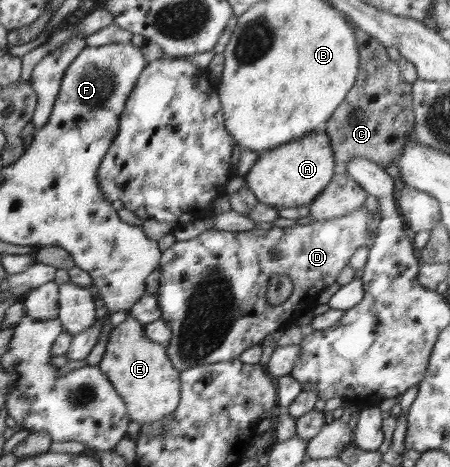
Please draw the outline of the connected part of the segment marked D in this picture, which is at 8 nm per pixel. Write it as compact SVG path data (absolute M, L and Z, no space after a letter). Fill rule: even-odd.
M362 205L360 209L357 209L349 215L344 215L343 217L333 218L330 220L321 220L320 222L314 221L307 225L295 224L295 226L290 226L287 228L279 228L273 226L269 230L264 230L261 228L255 228L253 231L219 231L215 229L209 229L205 232L199 234L199 236L185 241L176 241L176 243L169 247L166 251L162 252L160 257L160 287L158 289L158 299L160 304L160 310L162 311L161 319L171 328L172 336L170 339L170 344L166 347L168 348L169 359L179 371L183 371L188 367L195 367L200 365L209 365L210 363L217 362L228 362L233 358L239 358L245 350L253 347L253 343L257 345L265 335L269 333L274 333L277 329L281 329L285 325L287 319L297 319L303 315L306 311L309 311L316 305L316 299L319 294L330 285L336 282L337 275L341 273L343 267L349 265L349 259L353 256L355 251L359 247L371 247L373 245L373 240L375 239L378 223L381 221L380 211L378 208L371 212L367 212L365 205ZM275 273L283 273L291 279L293 283L293 290L289 298L278 305L269 305L265 295L267 295L267 283L271 279L271 275Z

